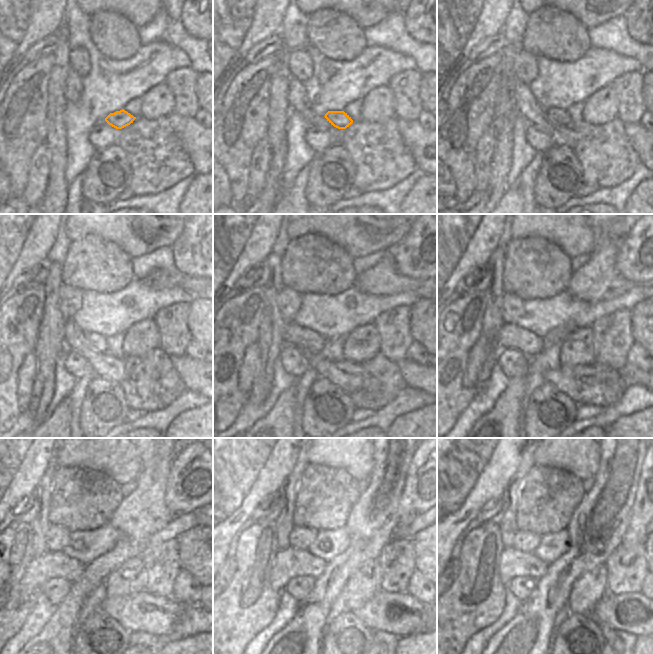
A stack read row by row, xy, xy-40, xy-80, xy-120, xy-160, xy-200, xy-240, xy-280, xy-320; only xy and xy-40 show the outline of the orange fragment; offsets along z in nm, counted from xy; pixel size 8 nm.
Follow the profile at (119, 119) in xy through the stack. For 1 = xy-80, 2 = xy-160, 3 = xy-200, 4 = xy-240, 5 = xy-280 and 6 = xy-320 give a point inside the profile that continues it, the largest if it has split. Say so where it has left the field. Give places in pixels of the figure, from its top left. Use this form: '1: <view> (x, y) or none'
1: xy-80 (559, 116)
2: xy-160 (308, 341)
3: xy-200 (511, 335)
4: xy-240 (42, 568)
5: xy-280 (289, 563)
6: xy-320 (513, 563)

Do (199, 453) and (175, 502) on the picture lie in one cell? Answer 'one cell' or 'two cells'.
one cell

